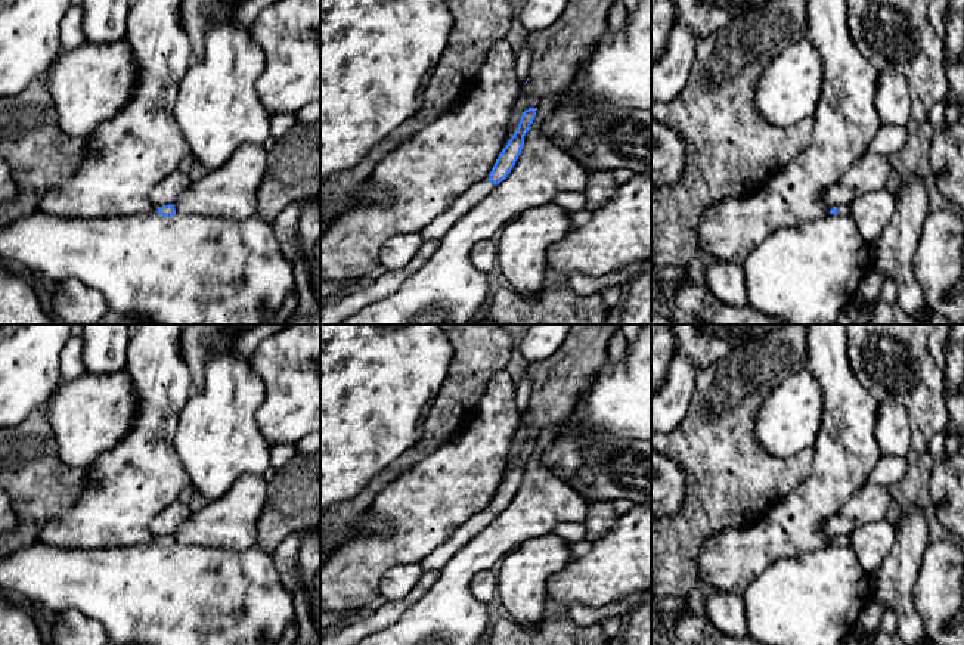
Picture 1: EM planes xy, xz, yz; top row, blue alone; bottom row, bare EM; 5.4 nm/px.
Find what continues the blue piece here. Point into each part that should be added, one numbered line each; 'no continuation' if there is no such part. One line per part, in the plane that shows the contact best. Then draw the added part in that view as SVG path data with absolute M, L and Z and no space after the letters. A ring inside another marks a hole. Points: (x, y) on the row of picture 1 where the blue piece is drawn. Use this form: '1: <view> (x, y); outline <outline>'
1: xz (440, 225); outline M489 177L474 183L468 190L458 196L446 211L419 232L421 238L424 241L443 238L464 214L483 201L493 189L495 184Z

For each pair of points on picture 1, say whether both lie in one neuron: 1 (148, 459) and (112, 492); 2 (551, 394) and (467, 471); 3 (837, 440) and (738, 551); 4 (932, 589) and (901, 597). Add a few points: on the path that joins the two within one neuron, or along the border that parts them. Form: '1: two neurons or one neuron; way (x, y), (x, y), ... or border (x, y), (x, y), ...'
1: one neuron; way (139, 468), (121, 486)
2: two neurons; border (523, 416), (508, 453)
3: one neuron; way (836, 473), (771, 537)
4: two neurons; border (920, 561), (913, 591), (913, 604), (924, 626)

